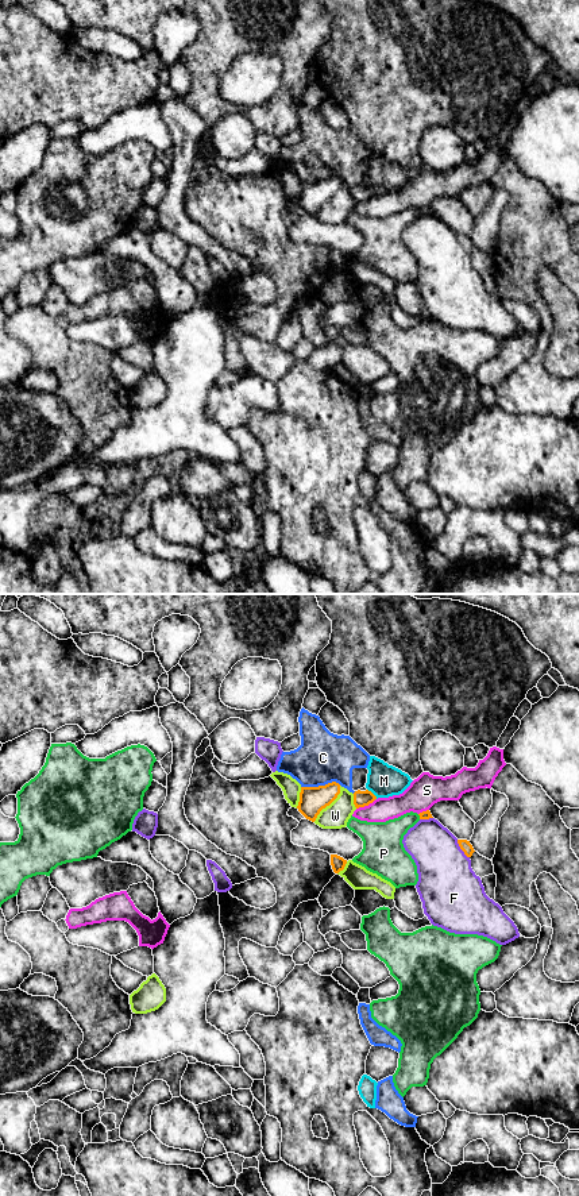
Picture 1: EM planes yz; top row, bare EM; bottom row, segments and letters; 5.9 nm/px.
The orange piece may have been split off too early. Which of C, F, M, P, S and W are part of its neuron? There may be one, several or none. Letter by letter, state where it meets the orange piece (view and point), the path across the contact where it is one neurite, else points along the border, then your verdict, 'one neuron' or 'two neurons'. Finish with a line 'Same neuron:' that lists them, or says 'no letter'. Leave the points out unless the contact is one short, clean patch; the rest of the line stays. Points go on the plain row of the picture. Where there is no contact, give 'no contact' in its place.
C: meets orange in yz at (320, 181); two neurons
F: meets orange in yz at (460, 243); two neurons
M: meets orange in yz at (373, 189); two neurons
P: meets orange in yz at (420, 212); two neurons
S: meets orange in yz at (366, 200); two neurons
W: meets orange in yz at (328, 200); two neurons
Same neuron: no letter

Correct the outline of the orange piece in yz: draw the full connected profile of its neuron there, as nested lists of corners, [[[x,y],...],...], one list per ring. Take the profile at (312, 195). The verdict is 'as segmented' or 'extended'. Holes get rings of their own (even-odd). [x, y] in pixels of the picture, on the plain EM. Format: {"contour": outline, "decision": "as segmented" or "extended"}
{"contour": [[[336,177],[319,182],[301,182],[298,207],[314,217],[323,204],[329,201],[340,189],[340,180]]], "decision": "as segmented"}

